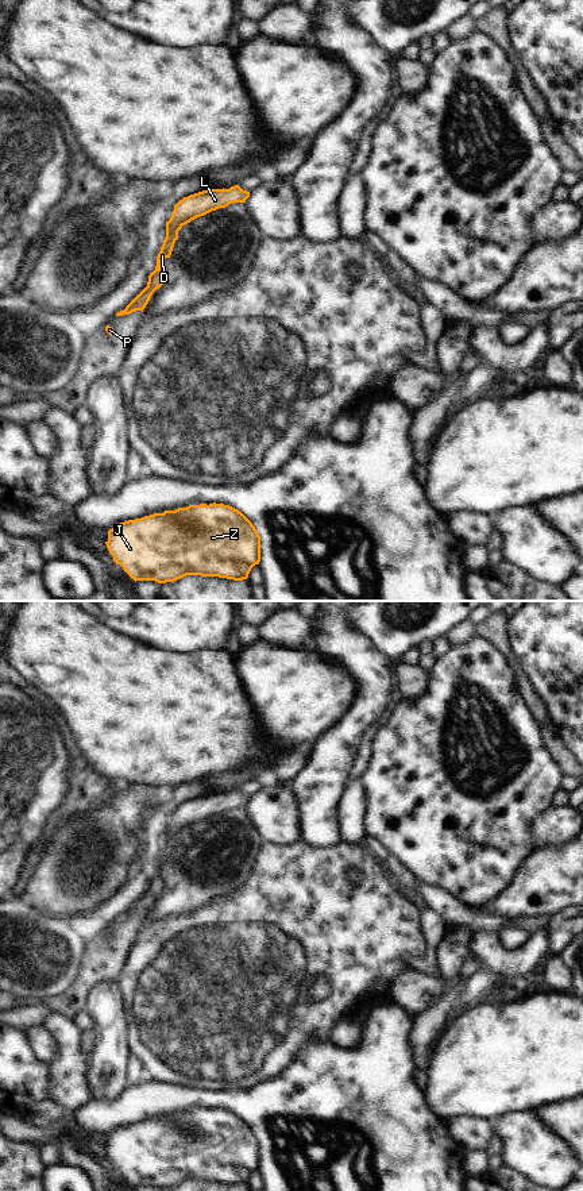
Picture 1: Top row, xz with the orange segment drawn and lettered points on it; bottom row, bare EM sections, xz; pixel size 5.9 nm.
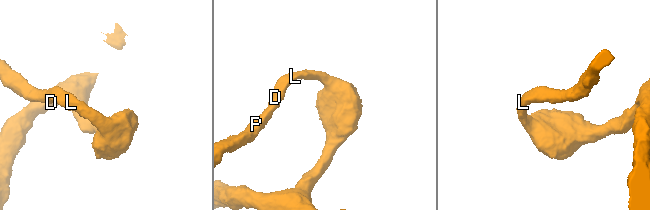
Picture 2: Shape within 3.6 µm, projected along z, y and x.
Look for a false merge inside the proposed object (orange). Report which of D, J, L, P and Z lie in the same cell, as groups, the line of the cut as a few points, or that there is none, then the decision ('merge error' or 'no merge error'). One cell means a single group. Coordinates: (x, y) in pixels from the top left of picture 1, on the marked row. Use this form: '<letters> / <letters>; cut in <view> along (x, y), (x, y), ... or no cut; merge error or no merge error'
D J L P Z; no cut; no merge error

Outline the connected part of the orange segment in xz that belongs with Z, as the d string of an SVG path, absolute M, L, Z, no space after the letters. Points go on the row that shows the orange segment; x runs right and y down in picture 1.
M200 504L189 505L186 508L178 508L175 510L165 510L163 513L154 513L142 519L128 520L117 524L115 528L108 531L108 540L105 541L109 554L113 556L113 562L120 564L123 570L136 581L155 581L158 583L174 582L186 575L201 575L201 577L219 577L233 581L243 581L248 578L251 568L260 562L260 536L252 523L238 509L224 504Z

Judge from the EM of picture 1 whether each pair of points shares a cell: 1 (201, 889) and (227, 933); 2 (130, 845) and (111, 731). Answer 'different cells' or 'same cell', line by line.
1: different cells
2: different cells

